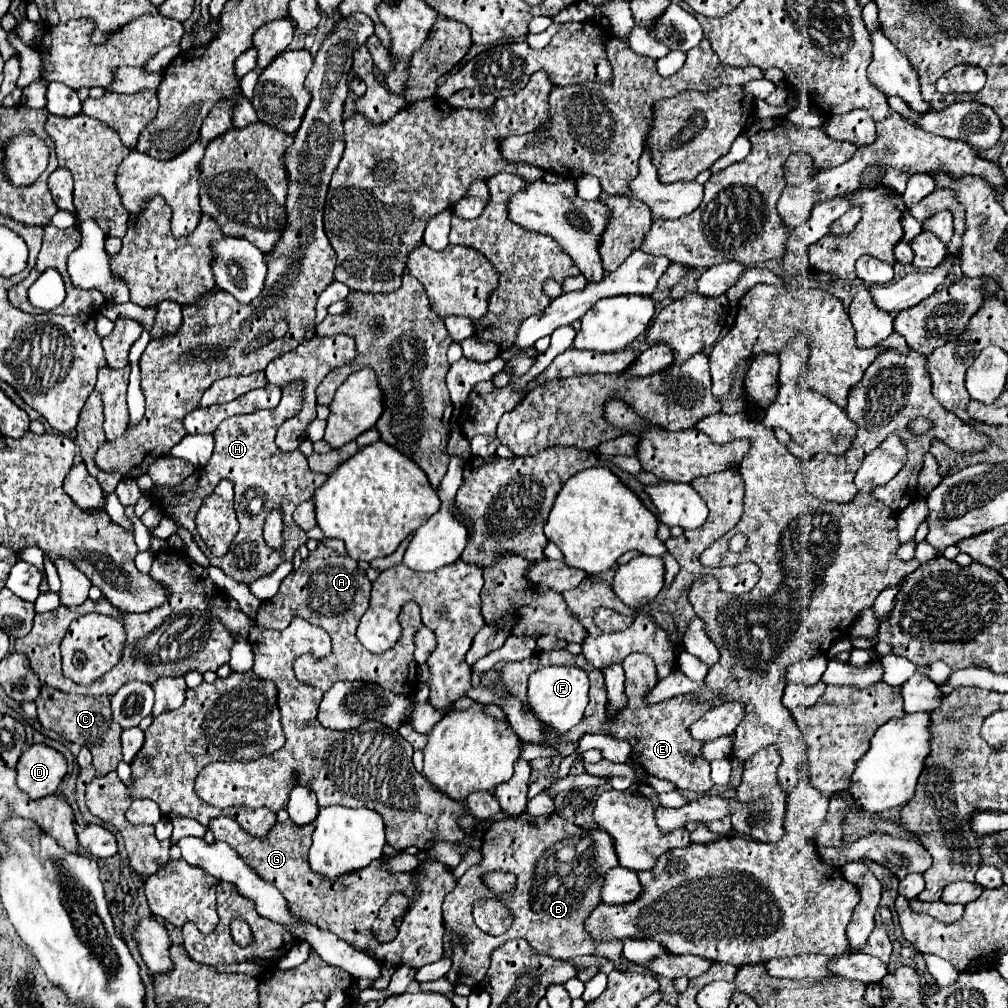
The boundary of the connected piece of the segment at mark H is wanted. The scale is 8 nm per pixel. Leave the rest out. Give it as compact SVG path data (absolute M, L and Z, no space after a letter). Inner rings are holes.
M290 384L282 390L282 400L274 410L258 410L258 412L250 412L246 416L226 418L224 422L220 422L218 430L214 432L214 440L216 440L214 454L212 454L210 462L198 470L198 474L194 472L190 478L186 478L178 486L172 486L172 488L154 486L150 492L154 504L162 506L162 510L168 508L168 512L172 512L178 518L178 522L192 532L196 544L206 554L210 564L220 566L230 578L234 578L238 582L252 584L254 580L272 574L282 560L292 560L298 546L308 540L306 532L302 528L298 528L298 524L294 524L292 514L300 502L312 498L314 490L318 486L322 486L322 482L326 480L326 474L314 474L308 468L308 460L302 452L282 452L274 444L278 426L286 418L292 418L300 410L300 406L302 406L302 384ZM224 478L234 484L234 492L236 492L234 508L236 508L236 516L240 522L240 532L232 540L228 556L214 558L212 552L208 550L208 546L198 536L194 518L198 514L198 508L202 506L204 496L210 496L210 492L214 492L214 488ZM274 508L282 512L282 520L284 520L282 550L272 550L264 540L266 516Z

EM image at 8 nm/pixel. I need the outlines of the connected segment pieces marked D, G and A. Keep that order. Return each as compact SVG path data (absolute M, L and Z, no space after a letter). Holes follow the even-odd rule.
M32 744L16 764L16 784L30 798L44 798L58 790L66 770L66 758L58 750L46 744Z
M228 816L214 818L208 824L208 828L212 830L216 840L230 844L230 848L234 848L242 856L242 860L246 860L246 864L250 864L254 872L262 876L262 880L274 884L282 892L290 912L294 912L298 920L316 924L326 932L334 932L338 938L346 940L358 950L364 950L366 954L374 956L386 966L408 964L418 970L442 958L444 954L442 904L446 894L452 892L458 884L458 880L452 874L452 868L448 868L446 864L428 858L412 872L390 872L384 866L390 856L380 856L378 860L374 860L374 864L358 872L348 872L338 880L328 880L328 878L316 876L316 872L310 872L308 848L310 848L310 836L314 832L314 824L296 826L292 820L278 822L264 840L246 834ZM394 892L402 892L410 898L410 912L406 912L404 926L400 926L396 940L382 944L374 940L372 922L376 920L384 900L388 900L388 896Z
M318 544L314 552L300 564L298 570L290 572L274 598L266 600L258 608L256 626L260 628L276 628L282 630L290 624L292 616L300 616L304 620L314 620L316 626L324 628L332 636L332 654L318 660L314 656L302 656L294 664L294 674L300 682L310 684L320 690L328 690L338 680L364 680L380 684L382 688L392 690L398 696L412 696L418 690L416 662L414 662L414 632L422 628L420 608L414 602L408 602L400 612L402 638L398 644L382 654L368 652L360 640L356 638L356 626L360 622L360 612L368 610L372 582L366 572L358 566L350 556L340 556L334 550Z

